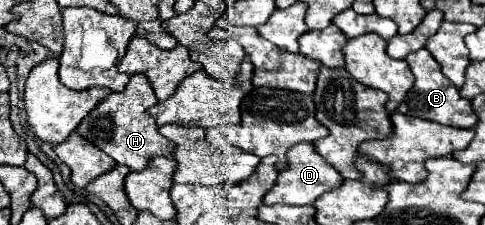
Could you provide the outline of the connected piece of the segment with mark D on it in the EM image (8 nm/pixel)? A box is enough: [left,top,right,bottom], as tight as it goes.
[265,143,343,205]

